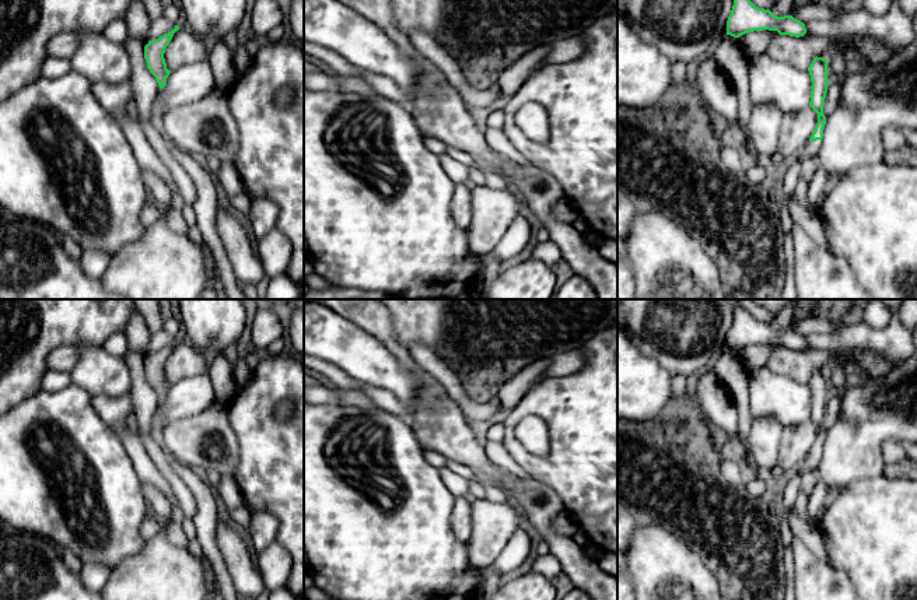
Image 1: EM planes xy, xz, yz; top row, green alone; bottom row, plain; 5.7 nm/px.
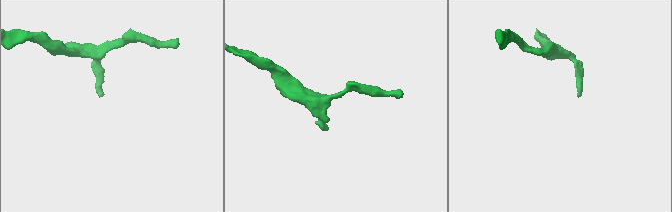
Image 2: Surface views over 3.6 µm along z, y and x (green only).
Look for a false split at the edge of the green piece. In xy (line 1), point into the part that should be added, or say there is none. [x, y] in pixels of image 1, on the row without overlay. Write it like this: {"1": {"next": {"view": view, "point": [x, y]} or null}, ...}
{"1": {"next": null}}

